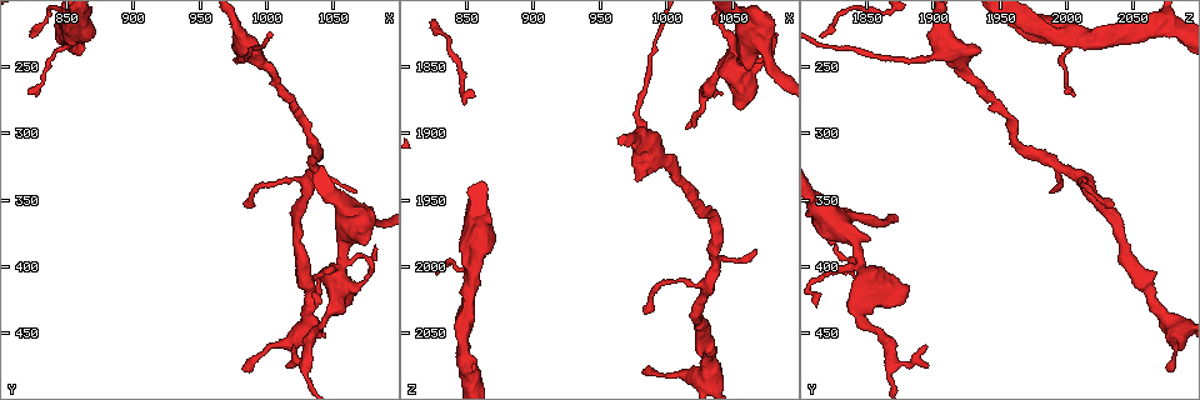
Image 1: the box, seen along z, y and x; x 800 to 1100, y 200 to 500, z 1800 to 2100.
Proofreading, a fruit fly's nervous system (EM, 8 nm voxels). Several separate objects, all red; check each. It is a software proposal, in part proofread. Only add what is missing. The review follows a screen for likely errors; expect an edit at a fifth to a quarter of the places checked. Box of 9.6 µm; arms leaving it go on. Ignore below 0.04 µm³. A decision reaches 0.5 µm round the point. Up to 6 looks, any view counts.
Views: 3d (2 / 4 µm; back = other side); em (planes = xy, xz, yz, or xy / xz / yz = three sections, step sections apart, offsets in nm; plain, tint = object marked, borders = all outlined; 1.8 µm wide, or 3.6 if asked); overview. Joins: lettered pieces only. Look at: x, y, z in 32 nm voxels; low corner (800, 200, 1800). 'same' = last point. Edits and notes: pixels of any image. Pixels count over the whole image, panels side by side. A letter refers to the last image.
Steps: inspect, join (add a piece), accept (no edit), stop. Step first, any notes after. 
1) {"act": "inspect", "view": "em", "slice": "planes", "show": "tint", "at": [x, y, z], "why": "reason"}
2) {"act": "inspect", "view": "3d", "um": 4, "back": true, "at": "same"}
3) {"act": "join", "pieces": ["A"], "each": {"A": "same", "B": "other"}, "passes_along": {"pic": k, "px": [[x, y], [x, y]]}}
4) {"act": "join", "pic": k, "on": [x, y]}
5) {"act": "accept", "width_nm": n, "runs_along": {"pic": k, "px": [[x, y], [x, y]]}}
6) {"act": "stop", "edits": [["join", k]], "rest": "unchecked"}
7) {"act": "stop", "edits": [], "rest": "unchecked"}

{"act": "inspect", "view": "3d", "um": 4, "back": true, "at": [976, 240, 1934], "why": "branch stops here"}

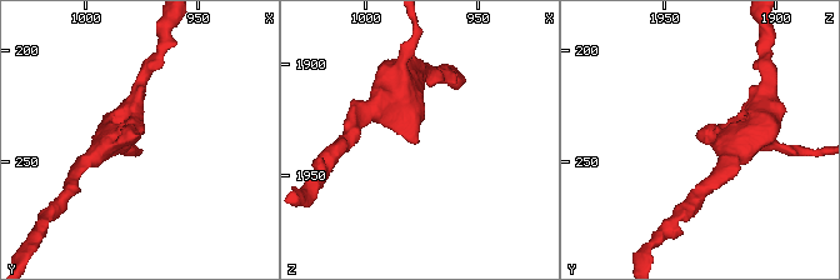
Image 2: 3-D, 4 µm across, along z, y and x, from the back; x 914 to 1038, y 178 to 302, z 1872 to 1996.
{"act": "inspect", "view": "em", "slice": "planes", "show": "borders", "at": [977, 238, 1935]}

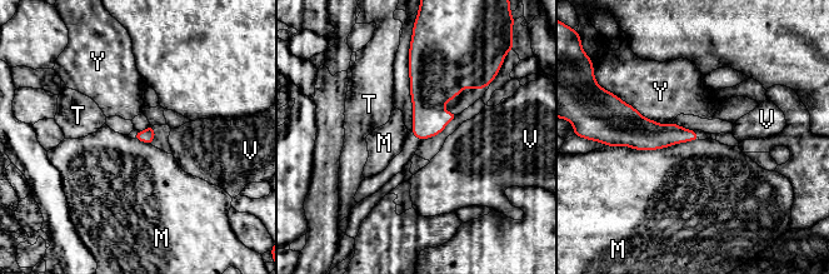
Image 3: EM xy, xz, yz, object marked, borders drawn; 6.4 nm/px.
{"act": "accept", "each": {"M": "other", "T": "other", "V": "other", "Y": "other"}, "border": {"pic": 3, "px": [[698, 138], [655, 149], [610, 147]]}, "found": "none of them fits"}

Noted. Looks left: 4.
{"act": "inspect", "view": "em", "slice": "xz", "step": 8, "show": "borders", "at": [1080, 396, 1838], "why": "closes a loop"}

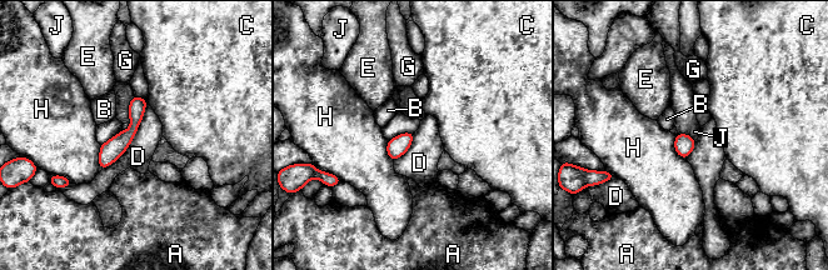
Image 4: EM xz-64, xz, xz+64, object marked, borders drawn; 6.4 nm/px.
{"act": "accept", "each": {"A": "other", "B": "other", "C": "other", "D": "other", "E": "other", "G": "other", "H": "other", "J": "other"}, "border": {"pic": 4, "px": [[146, 104], [136, 134], [121, 156]]}, "found": "none of them fits"}

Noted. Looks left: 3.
{"act": "inspect", "view": "3d", "um": 4, "at": [984, 476, 2082], "why": "thin end"}

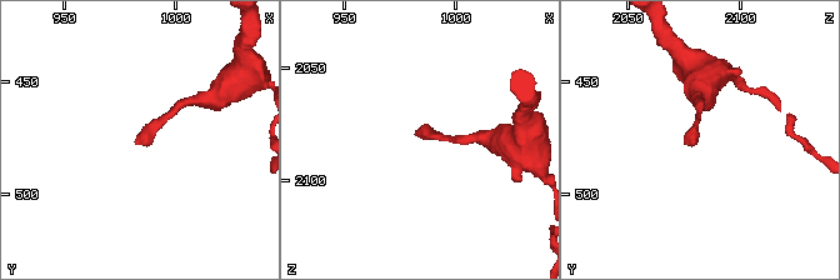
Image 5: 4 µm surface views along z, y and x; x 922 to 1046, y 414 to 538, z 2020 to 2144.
{"act": "inspect", "view": "em", "slice": "planes", "show": "borders", "at": [982, 477, 2079]}

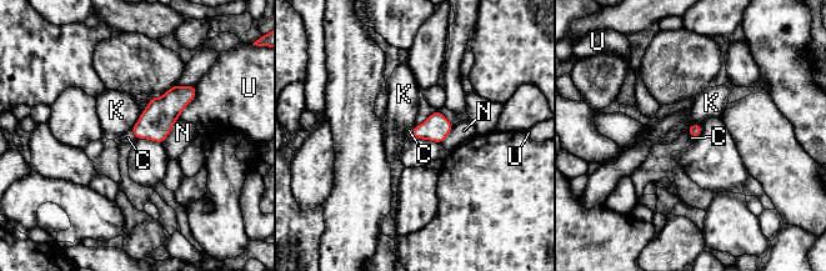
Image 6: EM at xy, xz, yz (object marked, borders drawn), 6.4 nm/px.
{"act": "join", "pieces": ["C"], "longest_contact_nm": ["U", 240], "each": {"C": "same", "K": "other", "N": "other", "U": "other"}, "passes_along": {"pic": 6, "px": [[155, 123], [134, 134], [128, 137]]}, "found": "it goes on there"}

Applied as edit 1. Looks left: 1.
{"act": "stop", "edits": [["join", 6]], "rest": "unchecked"}

